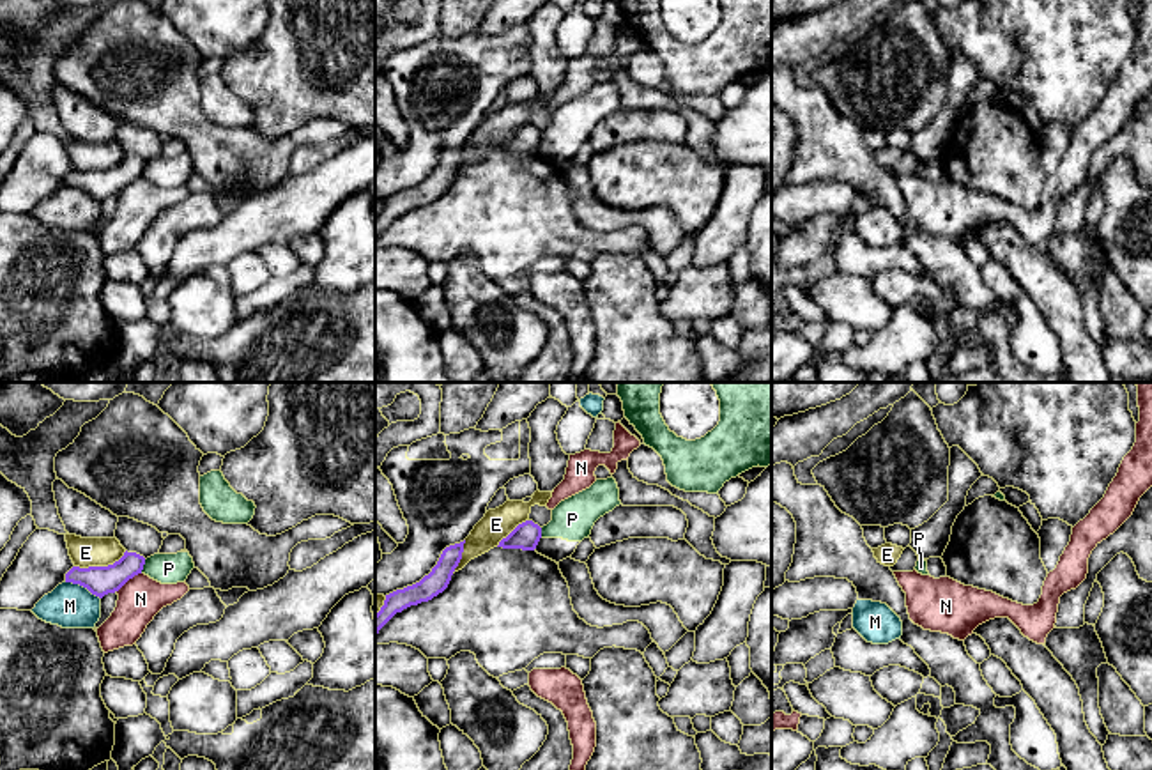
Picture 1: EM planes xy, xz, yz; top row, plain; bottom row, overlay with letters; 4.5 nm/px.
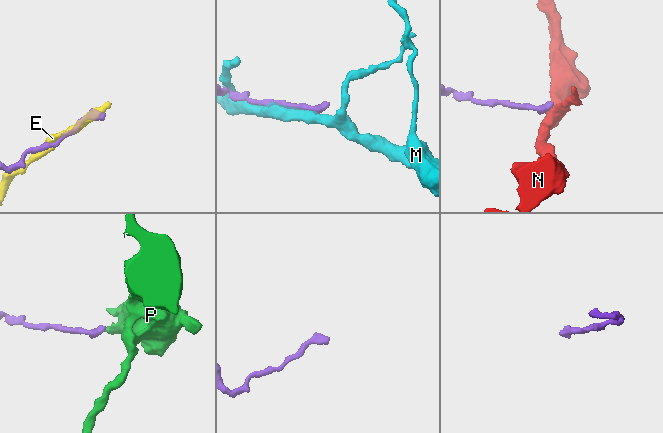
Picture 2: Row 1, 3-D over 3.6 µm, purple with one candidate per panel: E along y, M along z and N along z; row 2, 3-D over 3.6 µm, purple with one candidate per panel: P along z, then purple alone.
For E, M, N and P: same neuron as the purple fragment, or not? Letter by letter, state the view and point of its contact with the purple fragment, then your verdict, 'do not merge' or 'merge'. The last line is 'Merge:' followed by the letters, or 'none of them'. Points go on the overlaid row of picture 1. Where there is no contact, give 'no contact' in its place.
E: contact xy (99, 567); do not merge
M: contact xy (82, 585); do not merge
N: contact xy (128, 579); do not merge
P: contact xy (142, 567); do not merge
Merge: none of them

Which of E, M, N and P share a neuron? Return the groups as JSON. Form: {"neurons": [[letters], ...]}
{"neurons": [["E"], ["M"], ["N"], ["P"]]}

